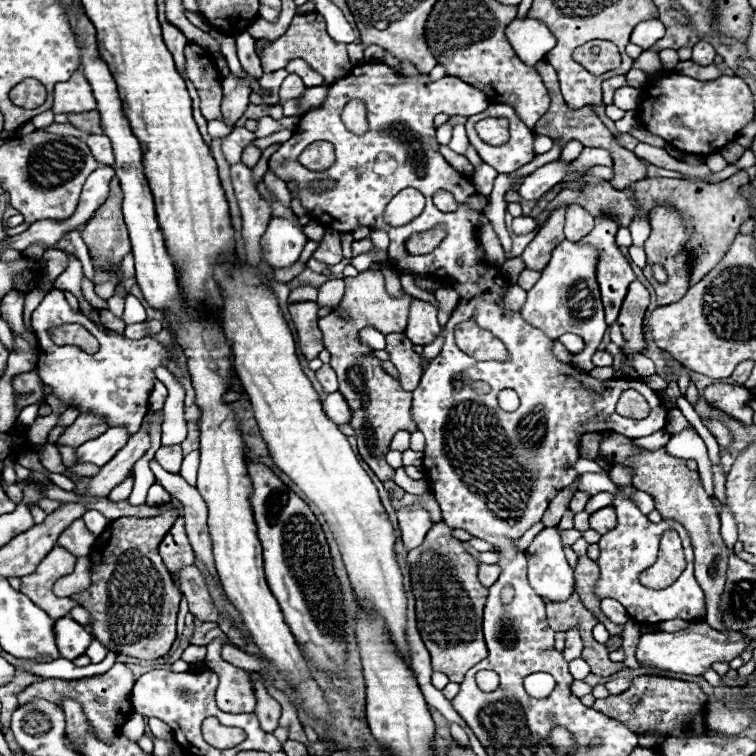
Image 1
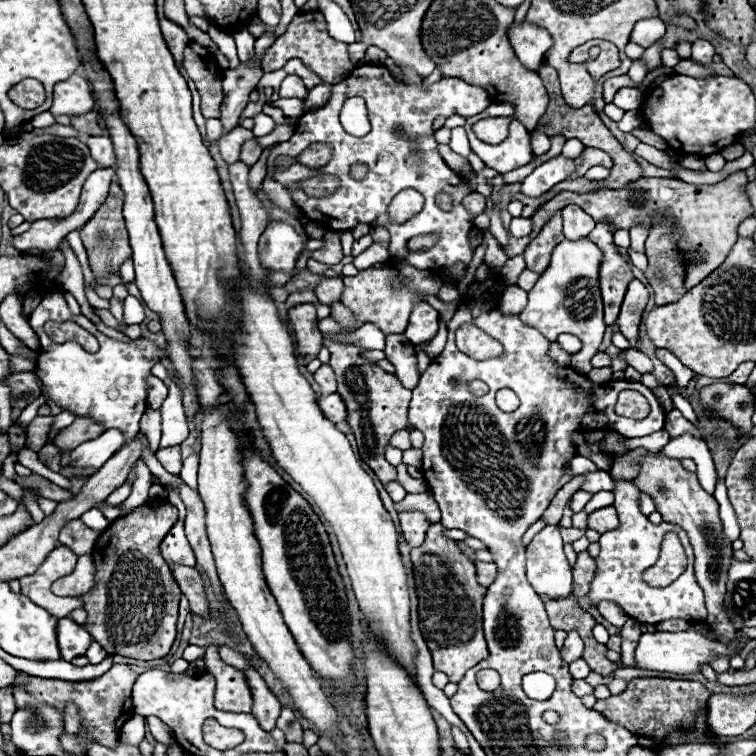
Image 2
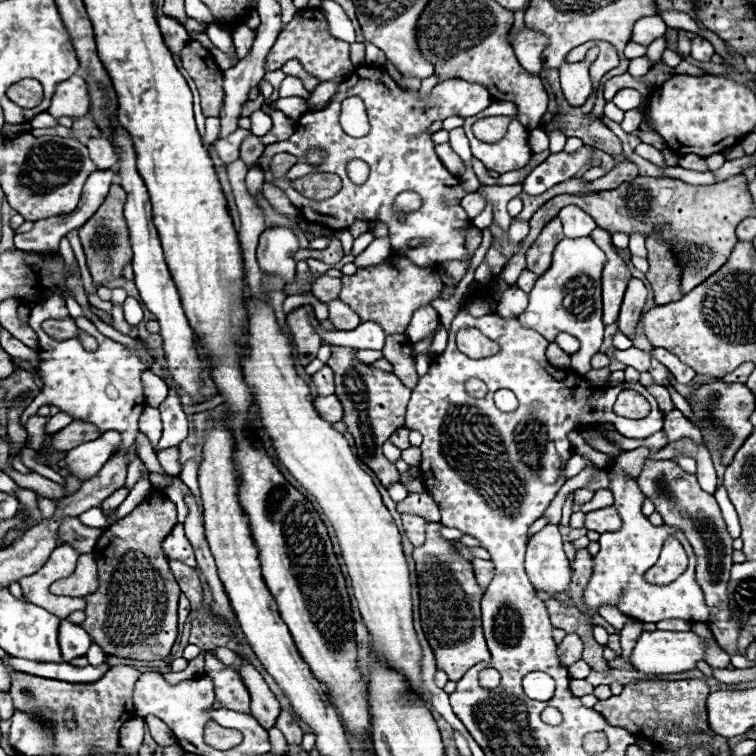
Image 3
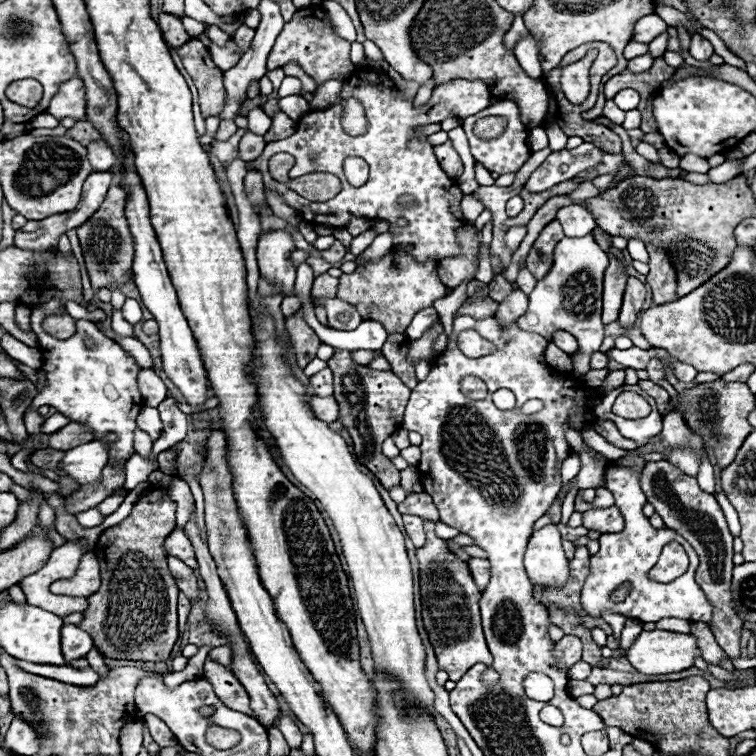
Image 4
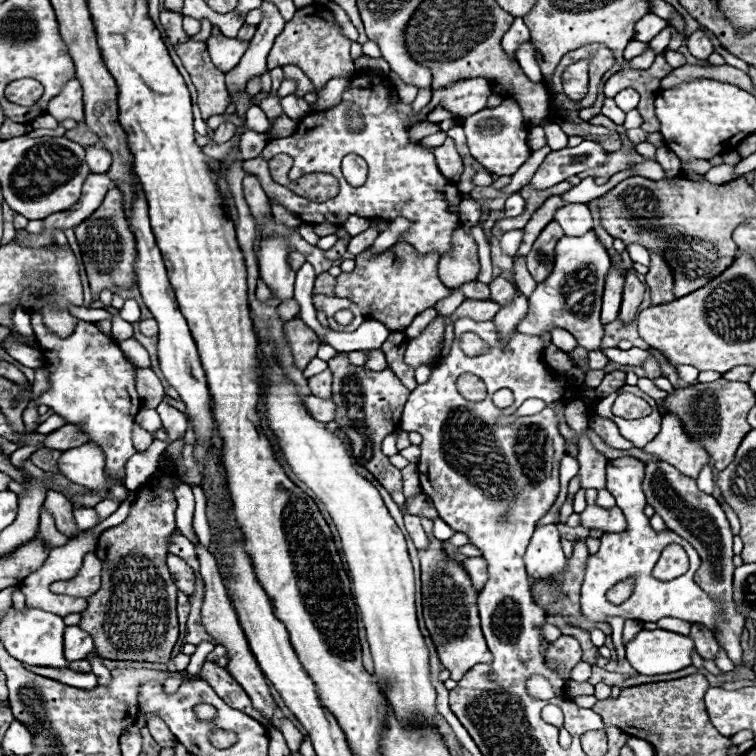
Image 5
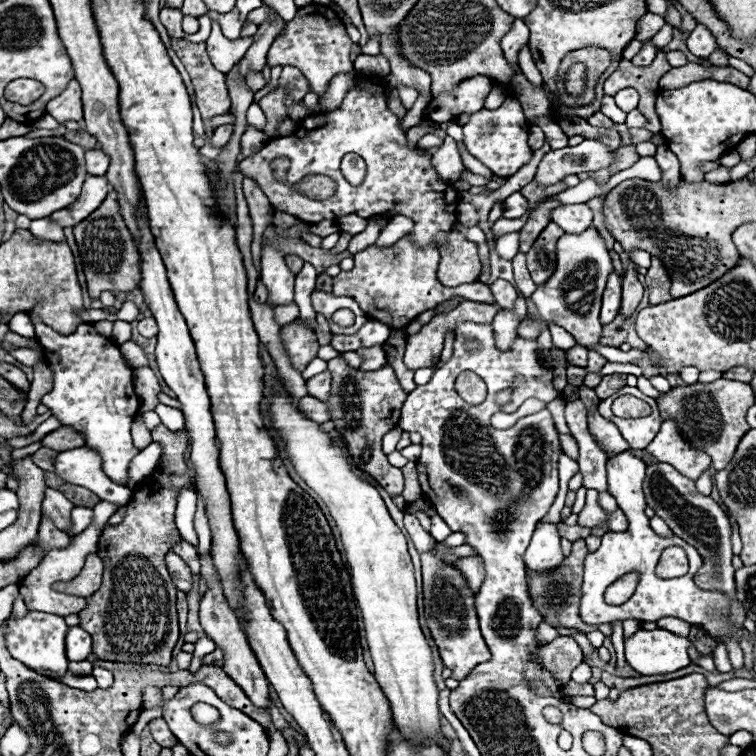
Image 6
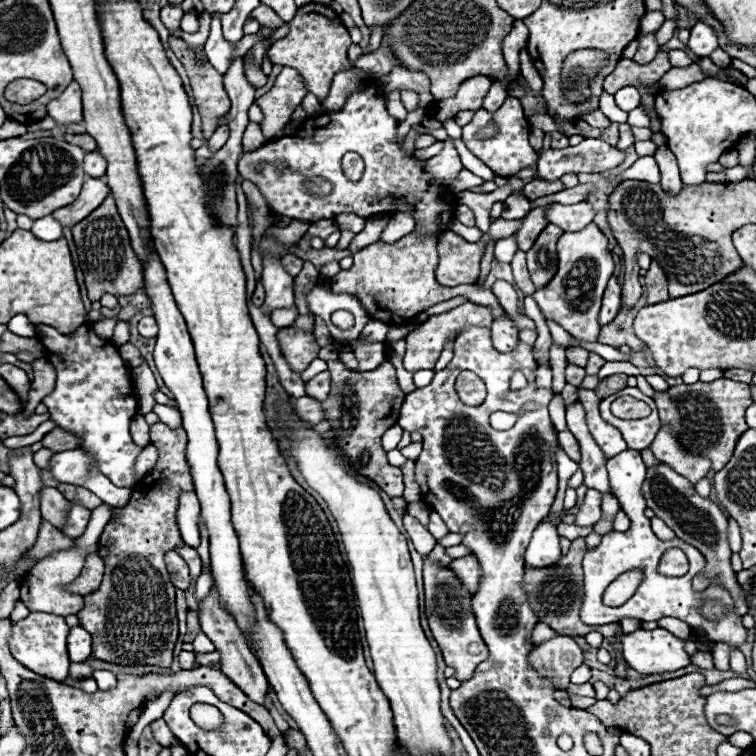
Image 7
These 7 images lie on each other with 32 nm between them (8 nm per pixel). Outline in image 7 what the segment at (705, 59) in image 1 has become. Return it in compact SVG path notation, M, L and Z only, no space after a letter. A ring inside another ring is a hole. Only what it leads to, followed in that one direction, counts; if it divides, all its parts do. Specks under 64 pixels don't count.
M696 22L690 30L688 48L700 58L710 56L718 48L718 36L712 30L712 26L708 26L706 22Z

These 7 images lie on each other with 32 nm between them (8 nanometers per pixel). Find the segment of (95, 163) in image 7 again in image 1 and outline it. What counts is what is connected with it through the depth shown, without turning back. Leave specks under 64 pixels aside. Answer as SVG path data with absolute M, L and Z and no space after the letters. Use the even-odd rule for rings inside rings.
M90 134L86 144L92 150L92 156L102 164L102 166L112 166L114 164L114 154L112 154L112 144L108 136L104 134Z

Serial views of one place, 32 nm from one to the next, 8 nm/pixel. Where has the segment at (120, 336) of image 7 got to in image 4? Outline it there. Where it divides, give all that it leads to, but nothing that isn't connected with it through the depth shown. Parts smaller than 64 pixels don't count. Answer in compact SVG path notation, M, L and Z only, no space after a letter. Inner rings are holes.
M114 310L110 320L112 320L112 330L114 330L118 336L132 336L132 332L134 332L132 328L134 328L134 326L128 324L128 322L122 318L122 312L120 312L120 310Z

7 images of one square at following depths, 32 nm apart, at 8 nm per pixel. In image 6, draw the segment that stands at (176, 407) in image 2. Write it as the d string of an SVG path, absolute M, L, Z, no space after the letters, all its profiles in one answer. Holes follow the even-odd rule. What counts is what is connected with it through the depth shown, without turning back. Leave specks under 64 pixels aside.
M158 404L158 406L154 408L154 412L160 416L162 424L164 424L166 428L170 428L172 432L176 432L176 430L184 430L184 420L182 420L184 416L182 416L180 410L170 408L170 406L166 406L166 404ZM152 442L148 448L144 448L130 464L130 488L134 490L138 482L142 482L146 476L150 476L158 464L160 458L160 444Z

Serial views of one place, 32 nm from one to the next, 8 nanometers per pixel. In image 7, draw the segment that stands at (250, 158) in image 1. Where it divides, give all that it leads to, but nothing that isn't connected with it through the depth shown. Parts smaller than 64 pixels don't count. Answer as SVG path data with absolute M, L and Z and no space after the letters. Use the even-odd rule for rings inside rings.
M250 122L246 126L246 132L244 132L244 140L242 140L242 146L244 146L244 152L250 152L250 150L256 150L260 148L262 144L266 144L266 138L262 136L260 132L260 126Z

